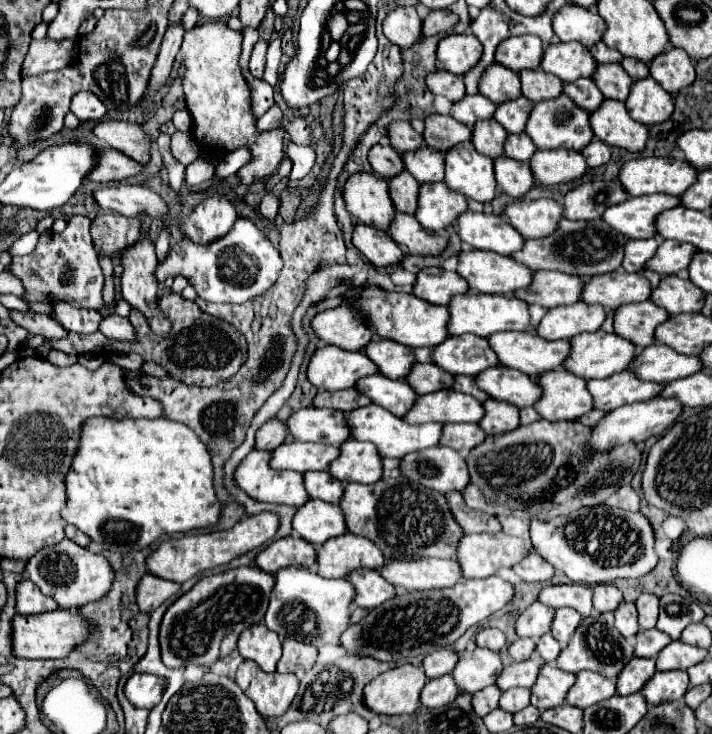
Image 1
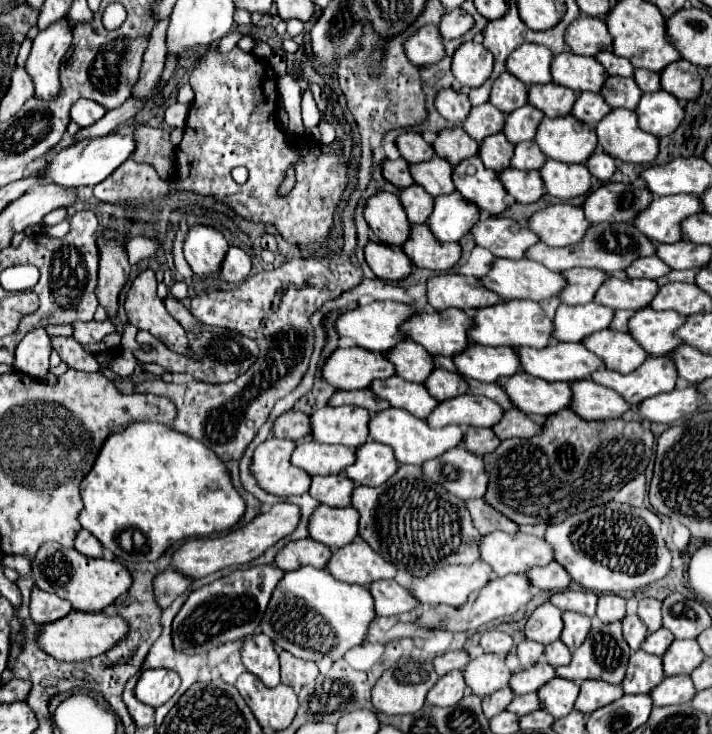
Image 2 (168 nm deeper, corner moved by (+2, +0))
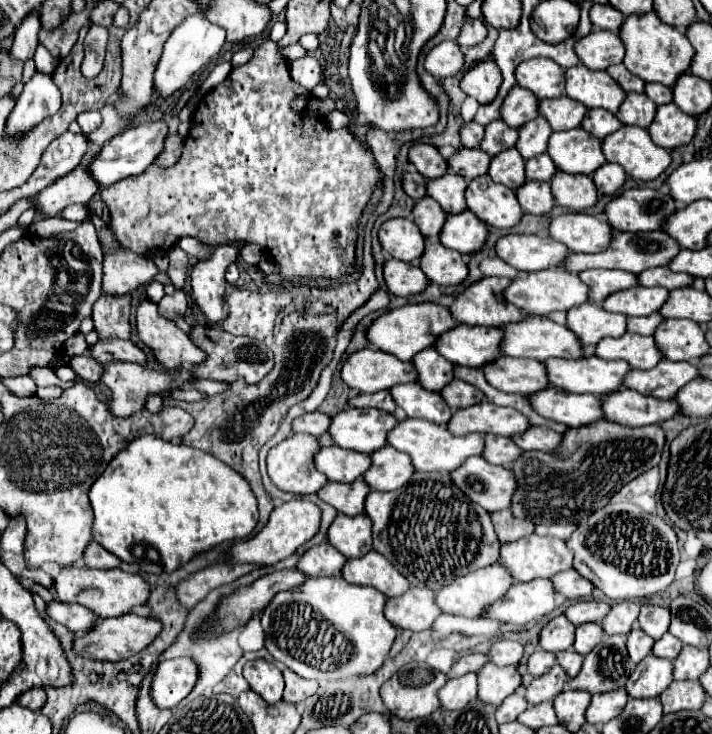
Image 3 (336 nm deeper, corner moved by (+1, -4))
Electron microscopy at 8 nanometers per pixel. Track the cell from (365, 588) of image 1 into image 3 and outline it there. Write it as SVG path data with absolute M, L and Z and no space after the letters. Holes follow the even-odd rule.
M410 588L402 596L386 600L384 616L400 628L412 632L428 630L432 622L440 616L438 606L434 604L434 592L428 588Z

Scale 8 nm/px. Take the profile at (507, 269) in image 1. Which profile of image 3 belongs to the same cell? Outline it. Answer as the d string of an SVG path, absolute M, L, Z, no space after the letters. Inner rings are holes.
M546 268L538 272L530 272L526 276L512 278L510 286L504 288L504 296L510 304L518 306L526 314L540 314L548 316L554 310L570 310L578 304L584 304L588 300L588 286L576 276L562 268Z

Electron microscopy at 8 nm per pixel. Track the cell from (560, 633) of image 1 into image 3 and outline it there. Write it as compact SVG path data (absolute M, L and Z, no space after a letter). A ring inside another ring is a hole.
M580 624L576 626L576 640L574 640L574 650L578 654L588 654L596 644L602 642L604 630L600 624Z

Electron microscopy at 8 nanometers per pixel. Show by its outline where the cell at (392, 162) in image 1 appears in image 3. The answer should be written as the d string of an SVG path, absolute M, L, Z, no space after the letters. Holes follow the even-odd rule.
M404 172L402 188L410 198L418 200L418 198L426 196L426 178L422 178L422 174L418 174L418 172Z

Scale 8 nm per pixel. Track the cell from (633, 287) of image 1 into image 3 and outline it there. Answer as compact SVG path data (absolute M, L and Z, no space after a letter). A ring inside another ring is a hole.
M634 286L622 292L610 294L602 306L608 312L620 312L624 316L650 316L652 312L658 312L666 300L668 300L666 288Z

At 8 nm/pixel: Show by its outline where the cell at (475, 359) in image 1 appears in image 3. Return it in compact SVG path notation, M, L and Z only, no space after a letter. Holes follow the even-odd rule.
M502 356L498 364L488 364L484 370L486 382L502 392L530 396L548 386L546 368L538 360L522 360Z

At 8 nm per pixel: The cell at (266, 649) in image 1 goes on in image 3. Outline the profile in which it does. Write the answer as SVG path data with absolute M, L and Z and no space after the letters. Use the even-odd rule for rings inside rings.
M256 658L256 660L246 662L244 664L244 678L248 680L250 688L254 692L258 692L268 704L274 704L282 698L284 678L274 662L268 662L264 658Z

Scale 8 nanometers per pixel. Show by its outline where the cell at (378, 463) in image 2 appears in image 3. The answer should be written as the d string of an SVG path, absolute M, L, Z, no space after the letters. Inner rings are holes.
M386 444L386 448L380 448L378 452L370 454L372 466L364 472L366 484L370 484L372 490L396 490L402 484L406 484L414 472L410 456L404 452L392 448Z

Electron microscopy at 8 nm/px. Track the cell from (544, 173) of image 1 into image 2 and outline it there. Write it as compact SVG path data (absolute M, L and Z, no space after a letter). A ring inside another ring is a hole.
M547 160L545 168L541 168L541 178L547 192L561 200L585 196L591 188L591 174L583 164L561 164Z

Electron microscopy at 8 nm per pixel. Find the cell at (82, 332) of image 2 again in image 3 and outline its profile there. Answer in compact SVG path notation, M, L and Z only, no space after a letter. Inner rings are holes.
M118 338L98 340L94 346L90 346L90 354L100 364L106 364L110 360L128 360L138 364L146 362L146 354L136 344L132 344L130 340L118 340Z

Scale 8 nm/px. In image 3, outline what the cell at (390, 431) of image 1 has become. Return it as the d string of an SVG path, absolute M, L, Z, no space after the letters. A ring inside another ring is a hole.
M404 418L400 420L392 430L386 442L400 452L406 452L412 458L412 464L418 472L452 472L456 470L468 456L482 454L484 440L482 434L470 434L470 436L452 436L444 426L432 424L428 420L414 420Z

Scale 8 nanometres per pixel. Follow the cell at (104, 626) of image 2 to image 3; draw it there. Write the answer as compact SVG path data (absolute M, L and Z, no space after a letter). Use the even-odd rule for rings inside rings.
M124 614L120 618L104 618L104 620L98 620L86 634L74 634L72 648L82 658L118 662L144 650L154 640L154 636L160 634L160 630L162 630L162 624L158 620L142 618L136 614Z

